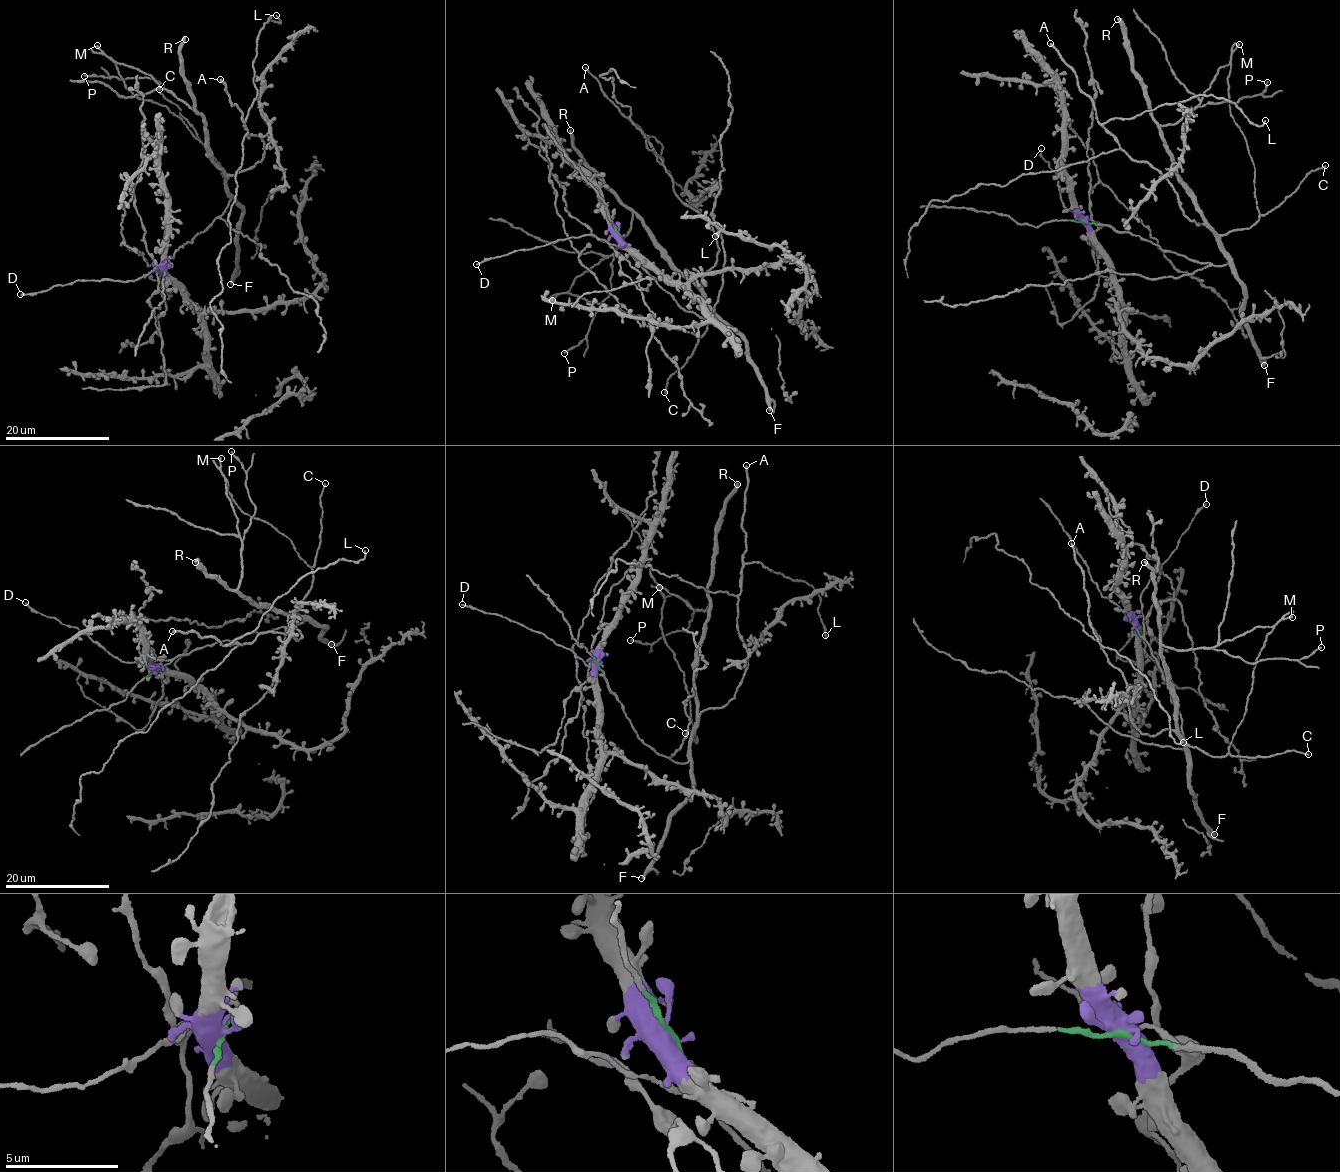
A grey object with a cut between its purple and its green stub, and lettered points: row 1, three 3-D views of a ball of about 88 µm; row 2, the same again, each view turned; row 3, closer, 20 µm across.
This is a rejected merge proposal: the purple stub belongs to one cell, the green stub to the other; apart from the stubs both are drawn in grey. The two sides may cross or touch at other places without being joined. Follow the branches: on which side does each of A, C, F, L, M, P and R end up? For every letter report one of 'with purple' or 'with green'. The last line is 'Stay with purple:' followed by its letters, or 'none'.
A: with green
C: with green
F: with green
L: with green
M: with green
P: with green
R: with green
Stay with purple: none

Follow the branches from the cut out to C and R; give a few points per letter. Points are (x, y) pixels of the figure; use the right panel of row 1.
C: (1082, 221), (1109, 224), (1163, 250), (1219, 266), (1227, 263), (1222, 236), (1252, 227), (1325, 164)
R: (1082, 221), (1109, 224), (1203, 264), (1228, 261), (1149, 113), (1125, 26), (1117, 19)

